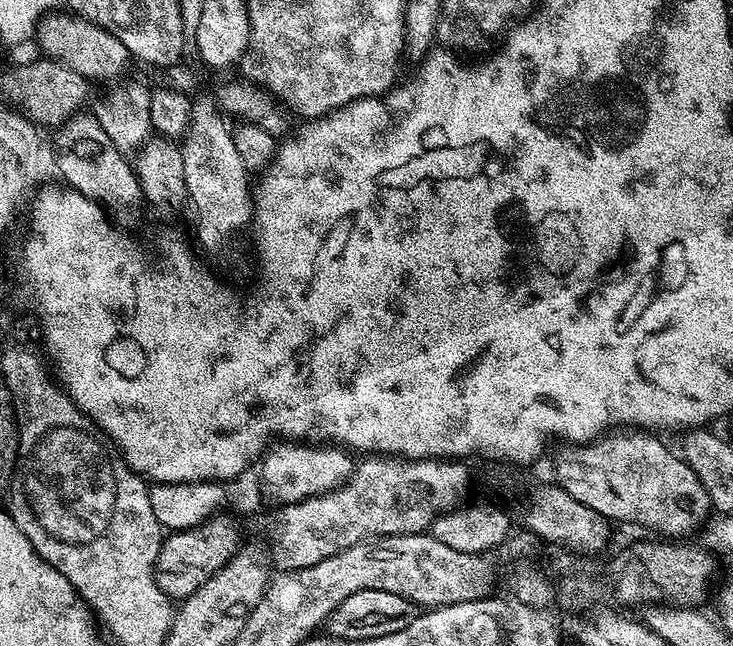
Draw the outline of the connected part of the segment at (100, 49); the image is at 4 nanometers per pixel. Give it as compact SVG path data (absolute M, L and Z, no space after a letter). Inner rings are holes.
M56 10L45 16L36 29L34 40L35 43L40 43L40 48L44 51L41 53L47 59L60 60L64 64L68 64L70 70L82 74L84 79L89 82L95 82L95 80L119 81L123 77L120 75L127 70L128 63L130 63L126 46L122 46L122 42L118 42L118 38L114 38L114 34L110 34L110 30L85 20L83 16L69 14L64 10Z

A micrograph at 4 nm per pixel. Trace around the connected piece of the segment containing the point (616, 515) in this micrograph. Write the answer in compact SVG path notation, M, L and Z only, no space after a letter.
M613 430L601 434L591 444L565 443L561 447L564 449L556 456L555 483L564 488L570 498L578 498L582 506L598 510L598 514L602 514L610 522L625 520L628 524L637 524L640 528L648 527L652 532L661 532L659 535L664 538L684 536L696 527L699 529L709 519L710 503L698 475L694 474L694 470L681 455L675 451L672 453L659 439L663 440L648 430Z

